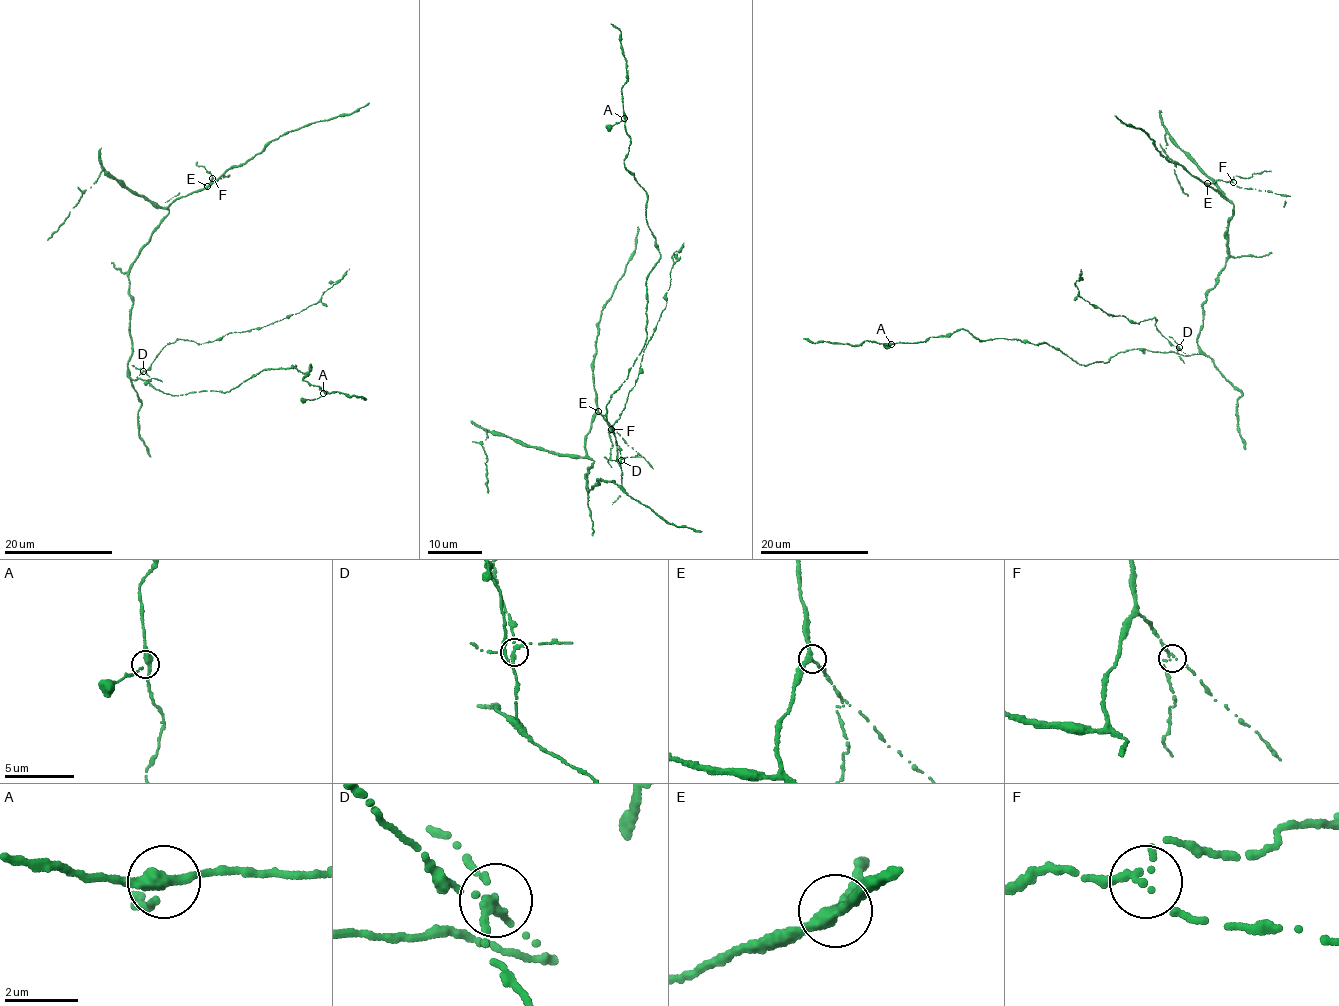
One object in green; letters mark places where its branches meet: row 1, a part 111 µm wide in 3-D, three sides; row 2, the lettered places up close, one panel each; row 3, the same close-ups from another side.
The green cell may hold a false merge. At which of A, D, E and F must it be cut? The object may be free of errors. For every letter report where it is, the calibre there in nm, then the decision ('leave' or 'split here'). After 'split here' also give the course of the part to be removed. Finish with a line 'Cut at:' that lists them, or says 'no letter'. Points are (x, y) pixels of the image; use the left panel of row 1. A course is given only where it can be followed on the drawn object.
A: at (323, 393); 280 nm thick; leave
D: at (143, 371); 220 nm thick; leave
E: at (207, 186); 300 nm thick; leave
F: at (212, 178); 140 nm thick; leave
Cut at: no letter

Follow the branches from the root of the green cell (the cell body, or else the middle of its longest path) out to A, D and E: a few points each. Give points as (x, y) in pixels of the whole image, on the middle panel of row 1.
A: (617, 454), (606, 403), (647, 338), (645, 285), (660, 257), (646, 194), (624, 163), (631, 143), (624, 118)
D: (617, 454), (622, 470), (620, 460)
E: (617, 454), (621, 487), (612, 480), (600, 479), (586, 489), (587, 470), (593, 460), (584, 444), (598, 411)

